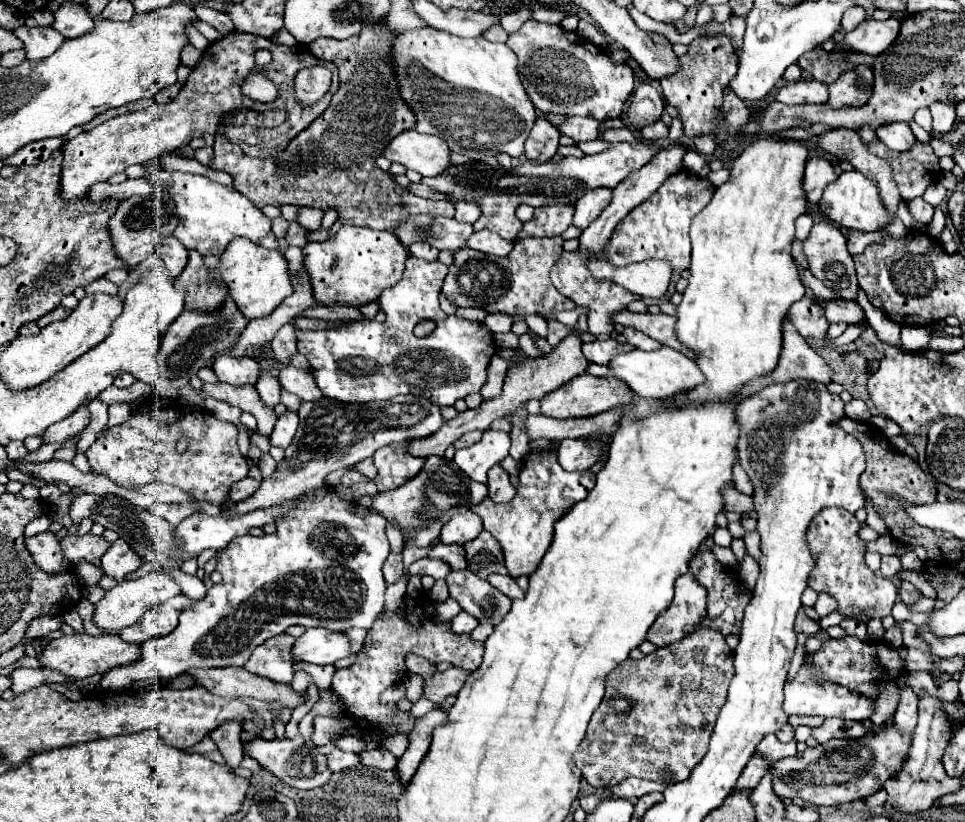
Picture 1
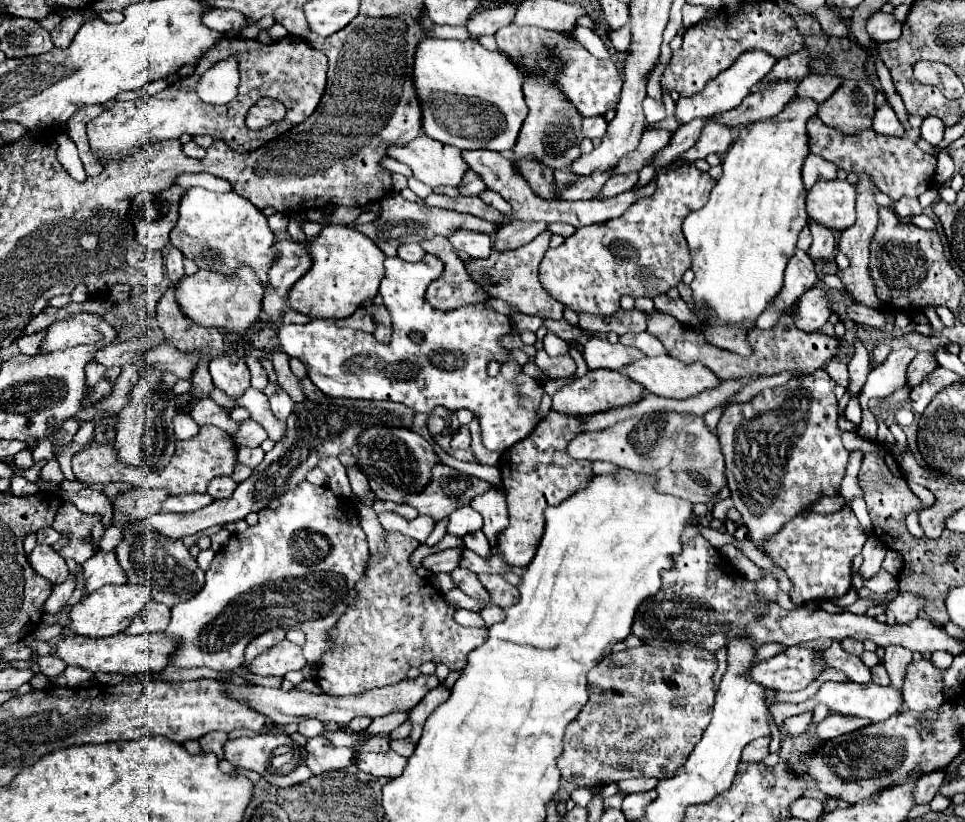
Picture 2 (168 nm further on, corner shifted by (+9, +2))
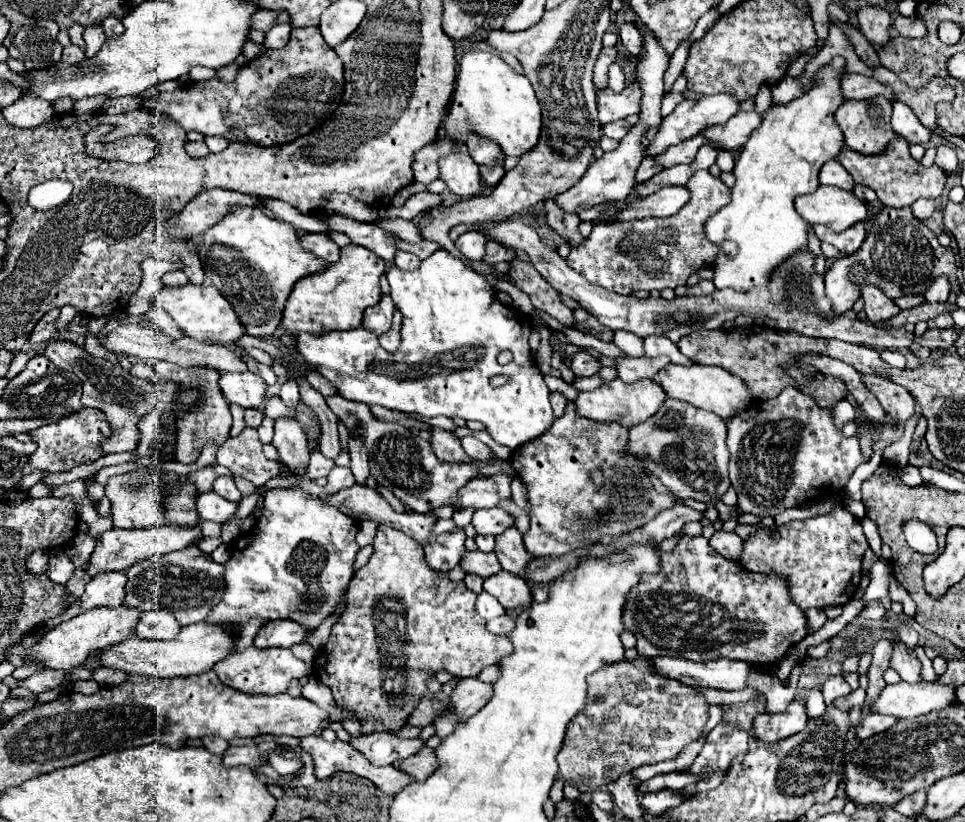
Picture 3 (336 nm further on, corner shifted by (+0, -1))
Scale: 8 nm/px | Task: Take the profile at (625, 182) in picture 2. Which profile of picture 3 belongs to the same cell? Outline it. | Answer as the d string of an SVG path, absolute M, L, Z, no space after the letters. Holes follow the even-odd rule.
M645 158L643 164L637 168L637 174L635 174L635 182L637 184L643 184L647 180L651 180L657 172L661 172L663 168L659 168L659 164L655 164L651 158Z

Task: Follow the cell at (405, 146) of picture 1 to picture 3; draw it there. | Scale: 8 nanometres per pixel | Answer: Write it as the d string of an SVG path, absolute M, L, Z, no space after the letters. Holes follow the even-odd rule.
M455 148L451 154L439 158L439 180L457 196L475 196L481 194L481 176L479 166L471 160L463 148Z

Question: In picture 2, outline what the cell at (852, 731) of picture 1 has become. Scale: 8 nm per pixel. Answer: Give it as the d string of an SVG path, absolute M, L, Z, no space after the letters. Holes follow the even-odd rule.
M834 713L834 715L828 715L822 723L818 723L818 735L822 739L834 739L844 733L862 729L866 725L870 725L870 721L866 721L864 717L842 717L840 713Z

